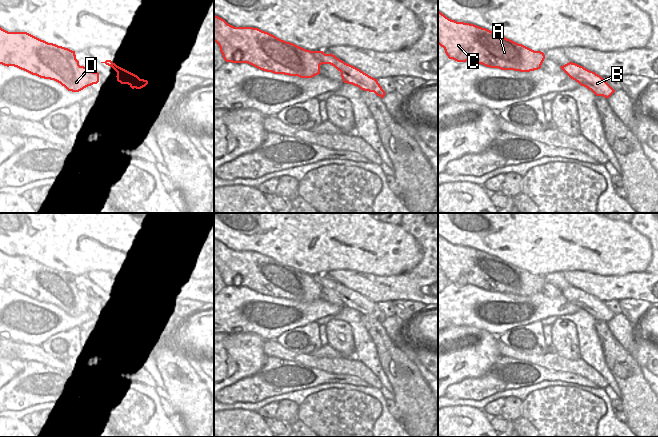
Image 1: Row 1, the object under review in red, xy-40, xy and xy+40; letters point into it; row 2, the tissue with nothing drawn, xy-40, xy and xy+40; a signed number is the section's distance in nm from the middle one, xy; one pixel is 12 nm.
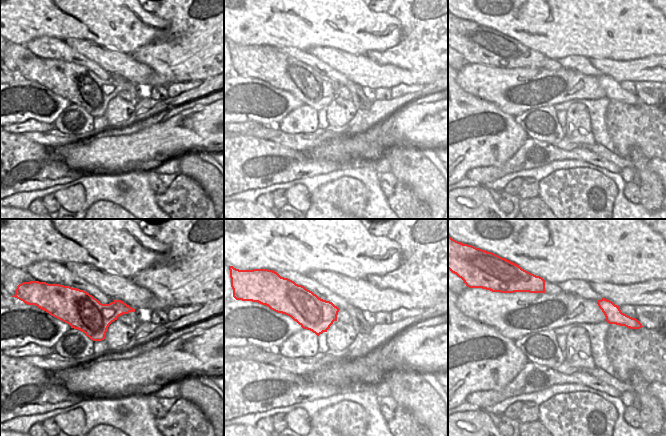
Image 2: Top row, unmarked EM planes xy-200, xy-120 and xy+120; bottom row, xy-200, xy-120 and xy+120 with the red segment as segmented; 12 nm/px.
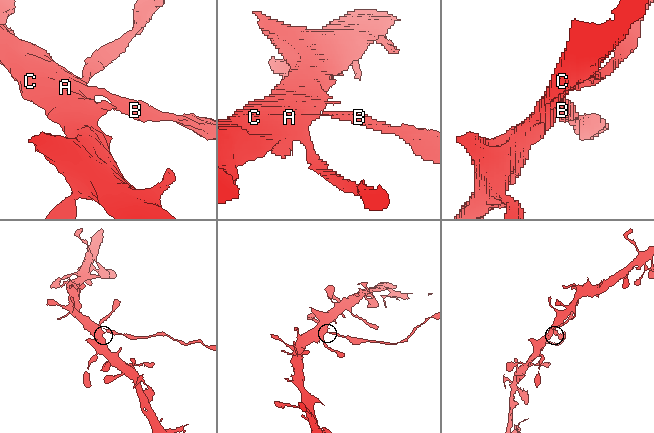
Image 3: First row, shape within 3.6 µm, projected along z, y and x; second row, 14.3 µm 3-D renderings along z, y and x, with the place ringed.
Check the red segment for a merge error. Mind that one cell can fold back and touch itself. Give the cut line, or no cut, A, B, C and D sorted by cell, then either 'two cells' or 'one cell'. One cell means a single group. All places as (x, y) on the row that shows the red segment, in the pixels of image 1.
cut xy (320, 51), (323, 63); groups A C D / B; two cells

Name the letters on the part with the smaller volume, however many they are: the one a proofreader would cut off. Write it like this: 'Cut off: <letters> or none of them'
Cut off: B

